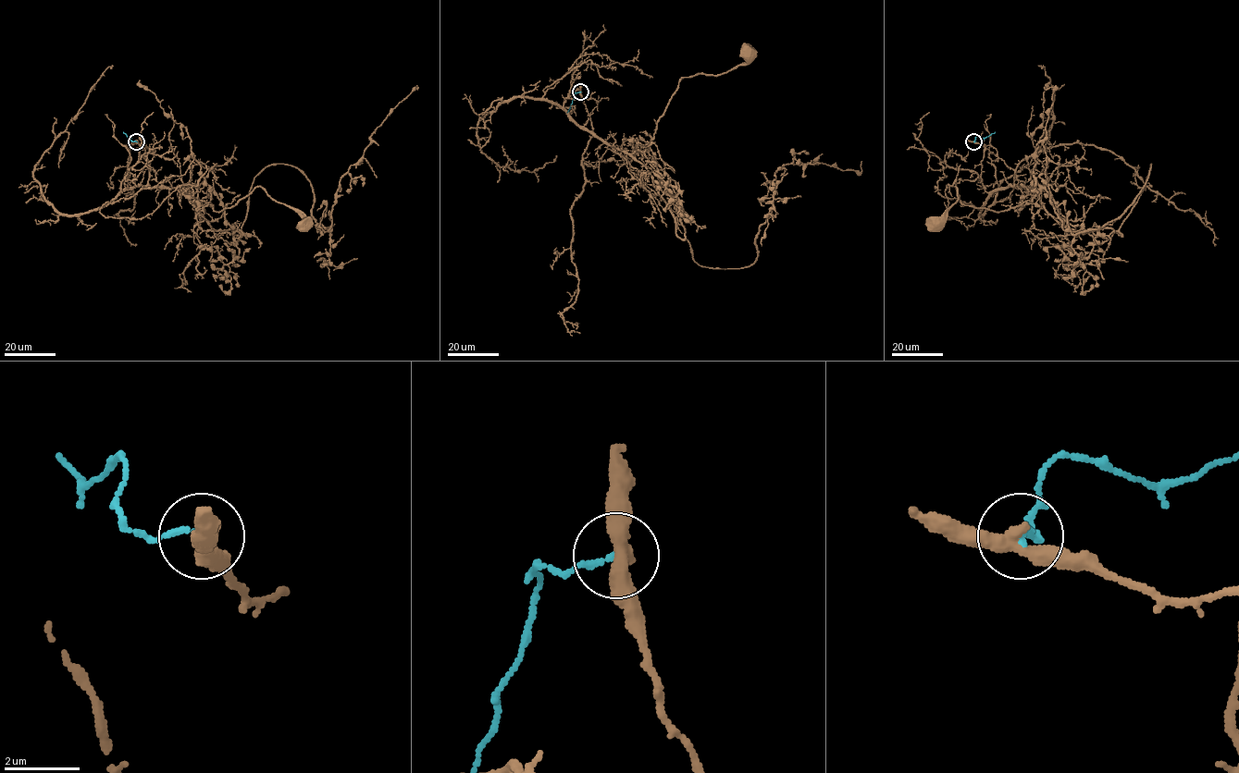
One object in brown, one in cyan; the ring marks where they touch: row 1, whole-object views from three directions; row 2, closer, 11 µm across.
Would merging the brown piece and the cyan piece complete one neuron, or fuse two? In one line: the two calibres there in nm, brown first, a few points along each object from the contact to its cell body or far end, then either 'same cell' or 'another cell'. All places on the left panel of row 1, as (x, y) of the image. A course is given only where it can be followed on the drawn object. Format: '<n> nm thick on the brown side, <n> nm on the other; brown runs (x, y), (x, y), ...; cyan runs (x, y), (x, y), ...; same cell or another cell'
400 nm thick on the brown side, 180 nm on the other; brown runs (136, 141), (144, 149), (151, 186), (179, 190), (219, 212), (259, 186), (272, 199), (292, 207), (304, 224); cyan runs (136, 141), (132, 141), (130, 136), (128, 138), (123, 132); same cell

